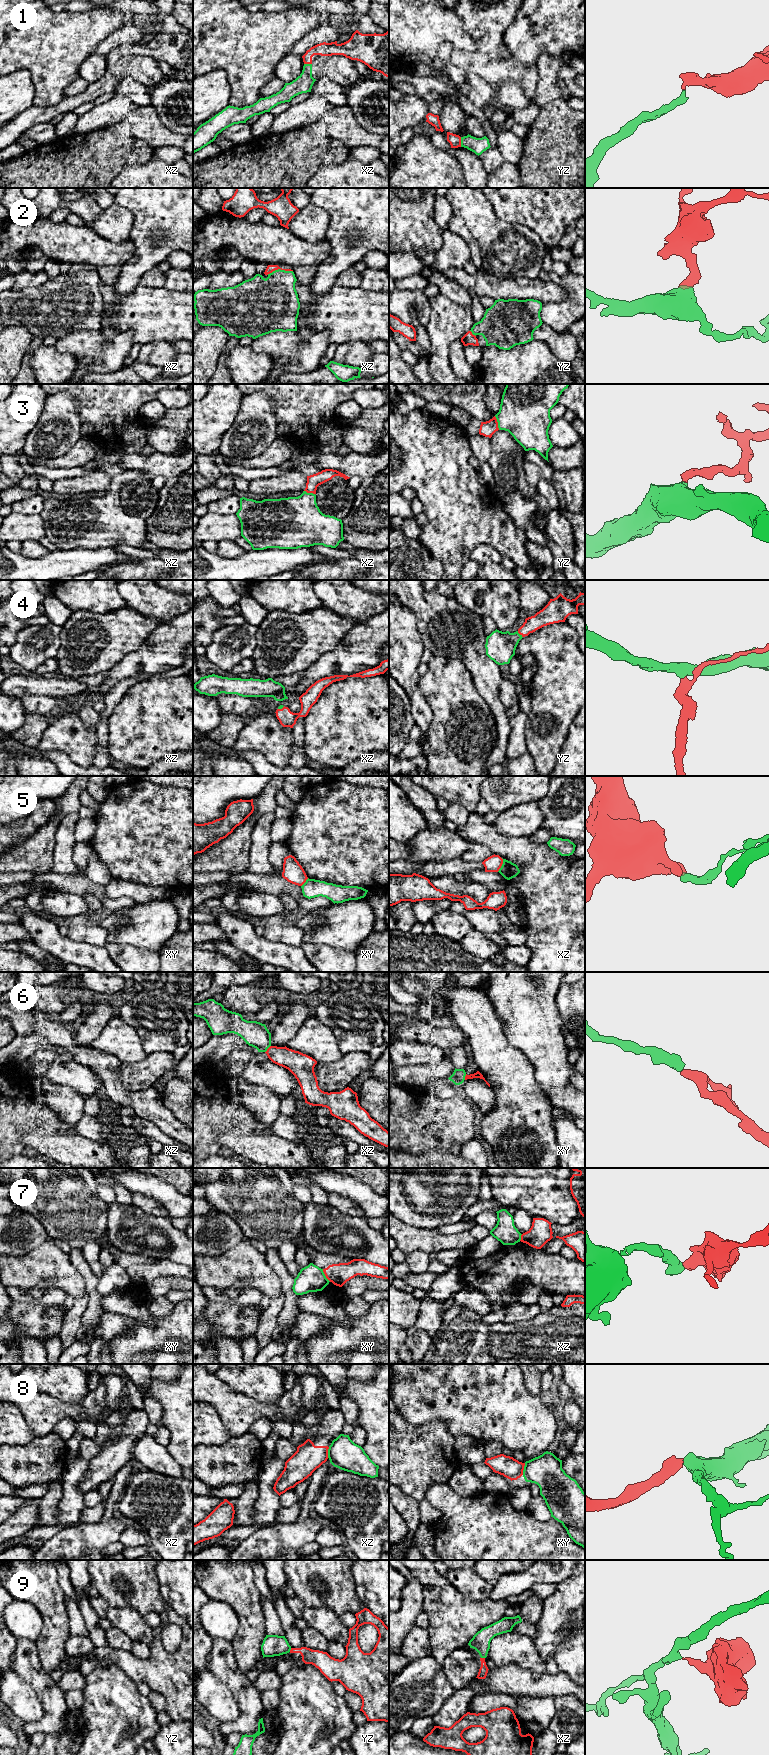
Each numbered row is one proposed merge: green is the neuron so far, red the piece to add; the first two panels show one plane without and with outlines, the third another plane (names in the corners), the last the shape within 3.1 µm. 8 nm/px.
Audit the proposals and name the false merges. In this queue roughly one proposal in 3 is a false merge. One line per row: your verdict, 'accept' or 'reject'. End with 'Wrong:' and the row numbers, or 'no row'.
1: accept
2: accept
3: accept
4: accept
5: reject
6: accept
7: reject
8: reject
9: reject
Wrong: 5, 7, 8, 9

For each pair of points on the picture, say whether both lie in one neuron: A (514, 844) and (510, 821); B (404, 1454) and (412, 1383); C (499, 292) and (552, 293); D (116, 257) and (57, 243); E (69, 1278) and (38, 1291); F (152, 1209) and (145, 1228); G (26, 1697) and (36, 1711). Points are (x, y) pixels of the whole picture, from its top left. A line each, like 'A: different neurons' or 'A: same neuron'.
A: different neurons
B: different neurons
C: same neuron
D: same neuron
E: different neurons
F: different neurons
G: same neuron

